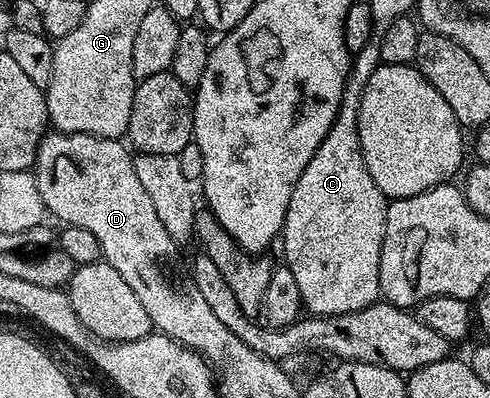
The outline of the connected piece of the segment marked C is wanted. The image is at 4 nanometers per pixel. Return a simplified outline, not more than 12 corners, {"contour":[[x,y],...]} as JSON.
{"contour":[[379,44],[354,52],[337,117],[281,232],[308,316],[380,298],[386,195],[357,121]]}

